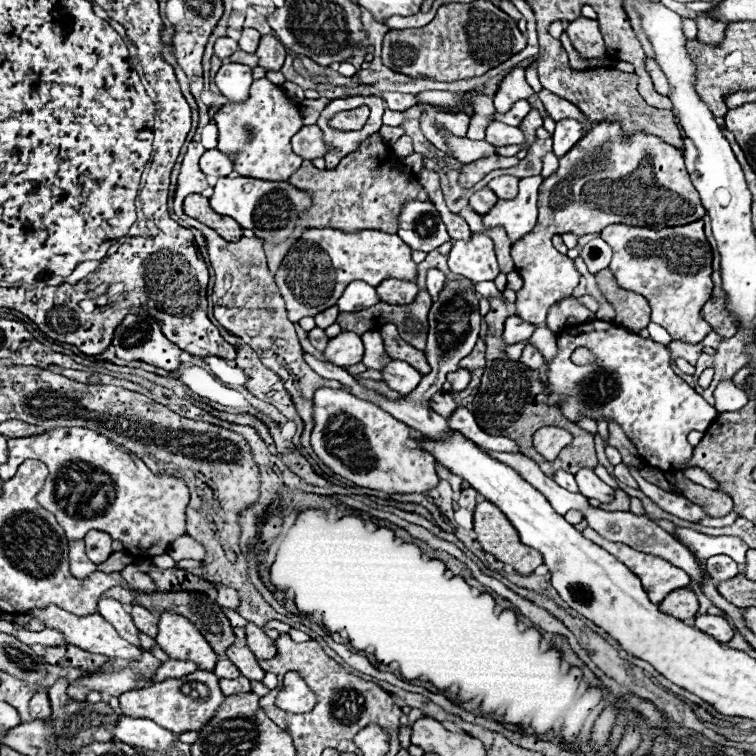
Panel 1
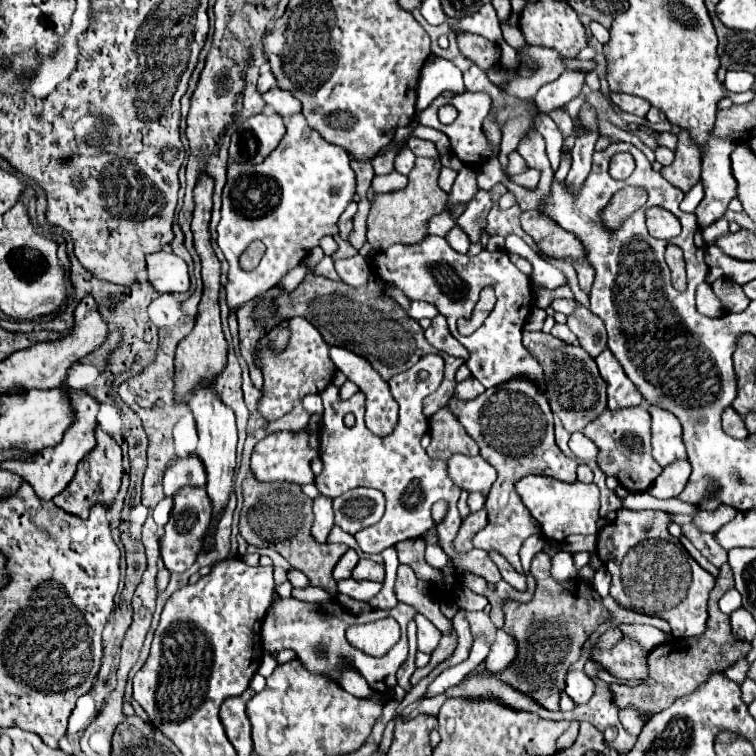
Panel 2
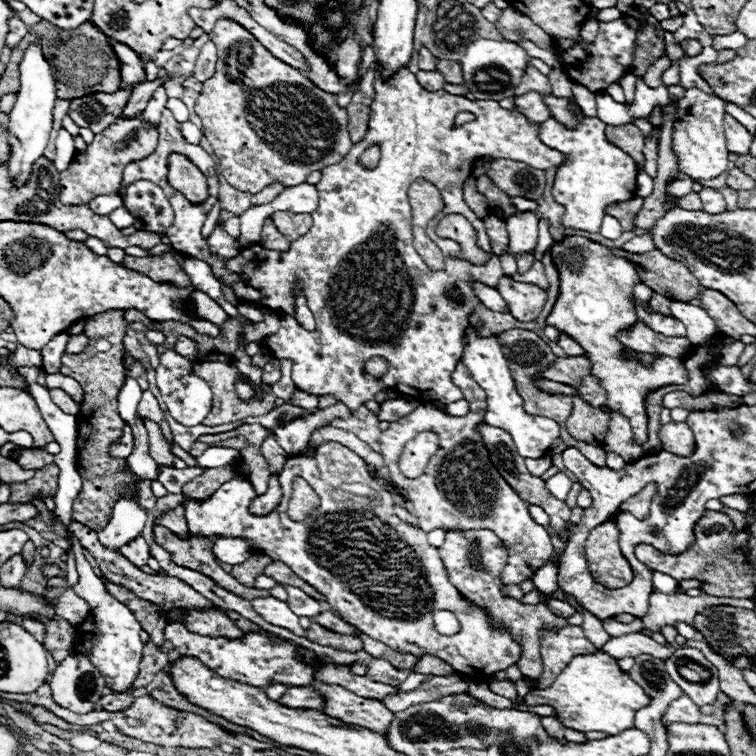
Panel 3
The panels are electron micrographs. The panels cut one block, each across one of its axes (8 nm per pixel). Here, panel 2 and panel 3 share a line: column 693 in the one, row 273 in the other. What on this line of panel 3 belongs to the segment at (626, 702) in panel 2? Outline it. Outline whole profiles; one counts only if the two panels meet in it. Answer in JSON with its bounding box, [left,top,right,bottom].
[628,250,704,302]

